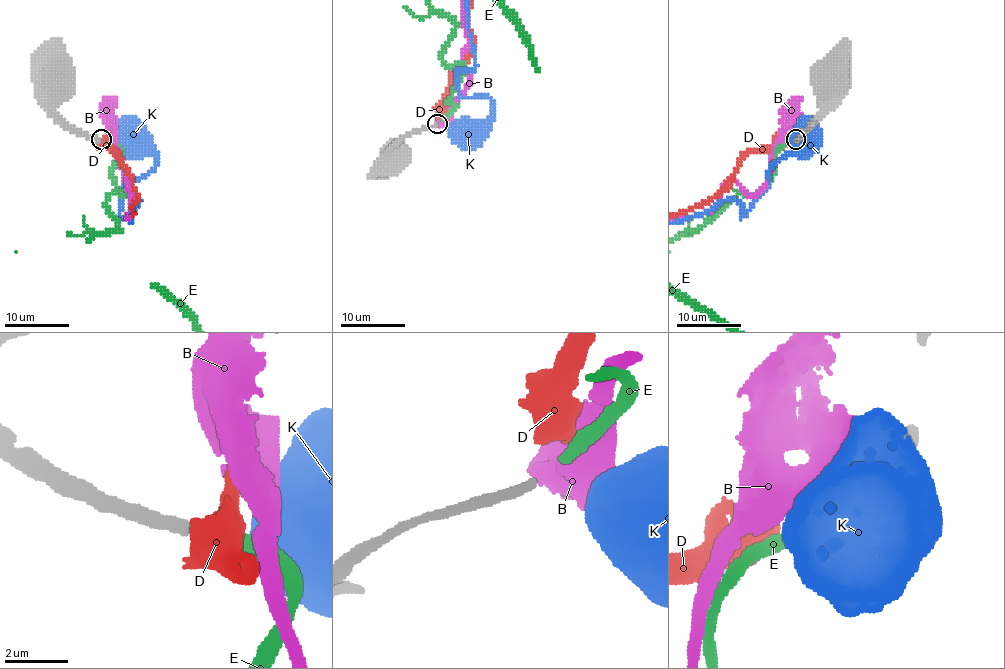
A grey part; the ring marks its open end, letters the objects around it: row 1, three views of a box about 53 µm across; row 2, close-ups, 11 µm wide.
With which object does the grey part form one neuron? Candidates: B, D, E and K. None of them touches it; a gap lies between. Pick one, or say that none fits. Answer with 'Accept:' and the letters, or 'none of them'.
Accept: E

